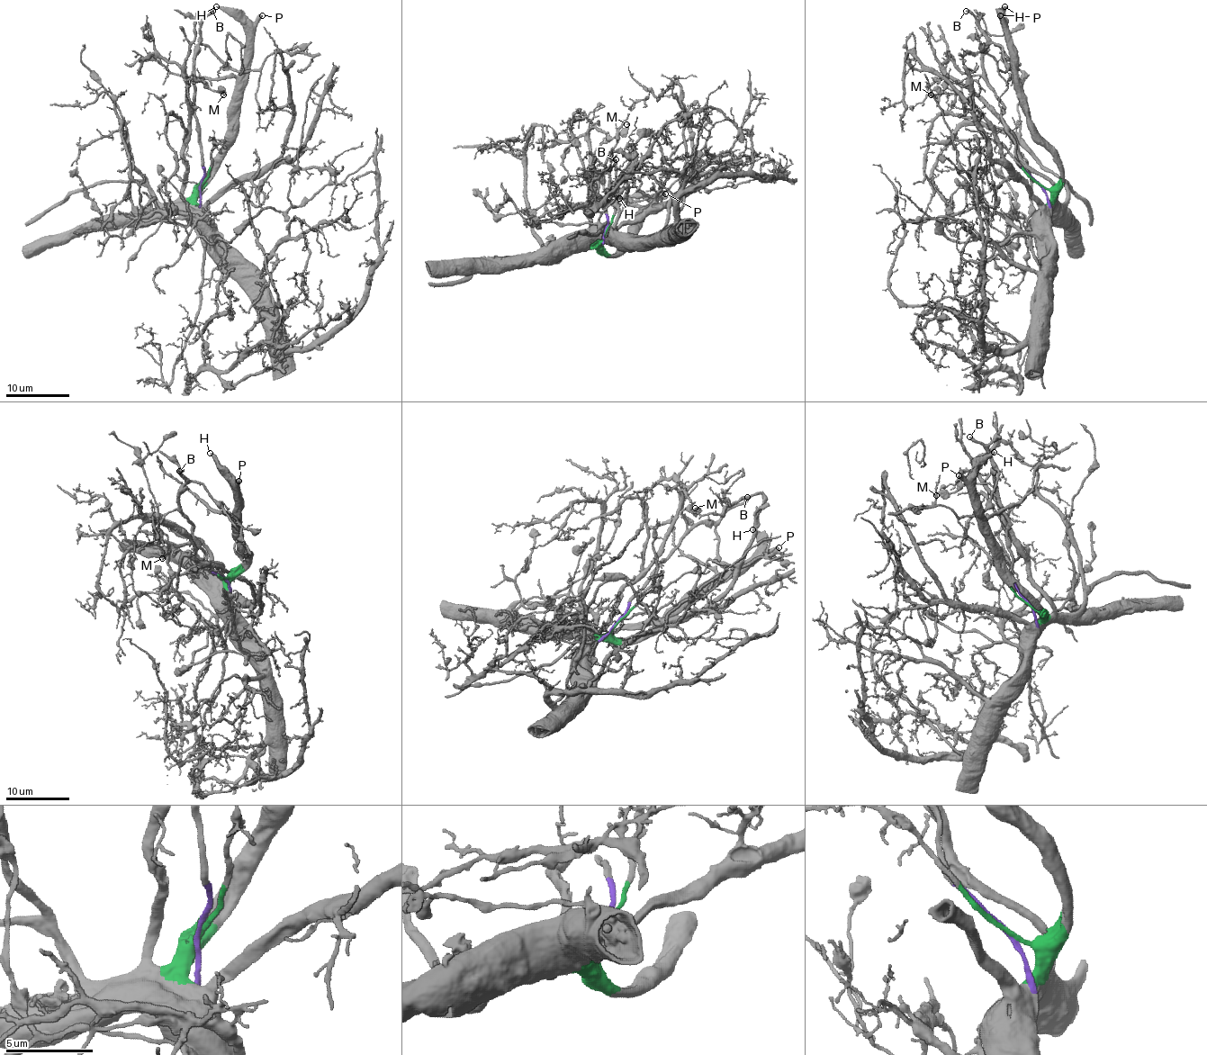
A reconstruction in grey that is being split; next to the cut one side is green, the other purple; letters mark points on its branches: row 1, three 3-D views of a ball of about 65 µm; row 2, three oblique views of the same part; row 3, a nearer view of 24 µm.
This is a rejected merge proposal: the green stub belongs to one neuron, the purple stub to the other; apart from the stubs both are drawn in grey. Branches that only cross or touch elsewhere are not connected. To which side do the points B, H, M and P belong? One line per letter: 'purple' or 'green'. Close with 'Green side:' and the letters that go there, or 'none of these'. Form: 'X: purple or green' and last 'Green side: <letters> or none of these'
B: purple
H: green
M: purple
P: green
Green side: H, P

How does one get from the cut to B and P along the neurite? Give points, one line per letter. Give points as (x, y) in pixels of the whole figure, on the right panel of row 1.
B: (1040, 184), (1018, 162), (1014, 139), (1002, 117), (1002, 101), (985, 71), (985, 31), (965, 10)
P: (1040, 184), (1047, 187), (1055, 184), (1061, 166), (1050, 144), (1032, 123), (1018, 77), (1016, 49), (1000, 14)

